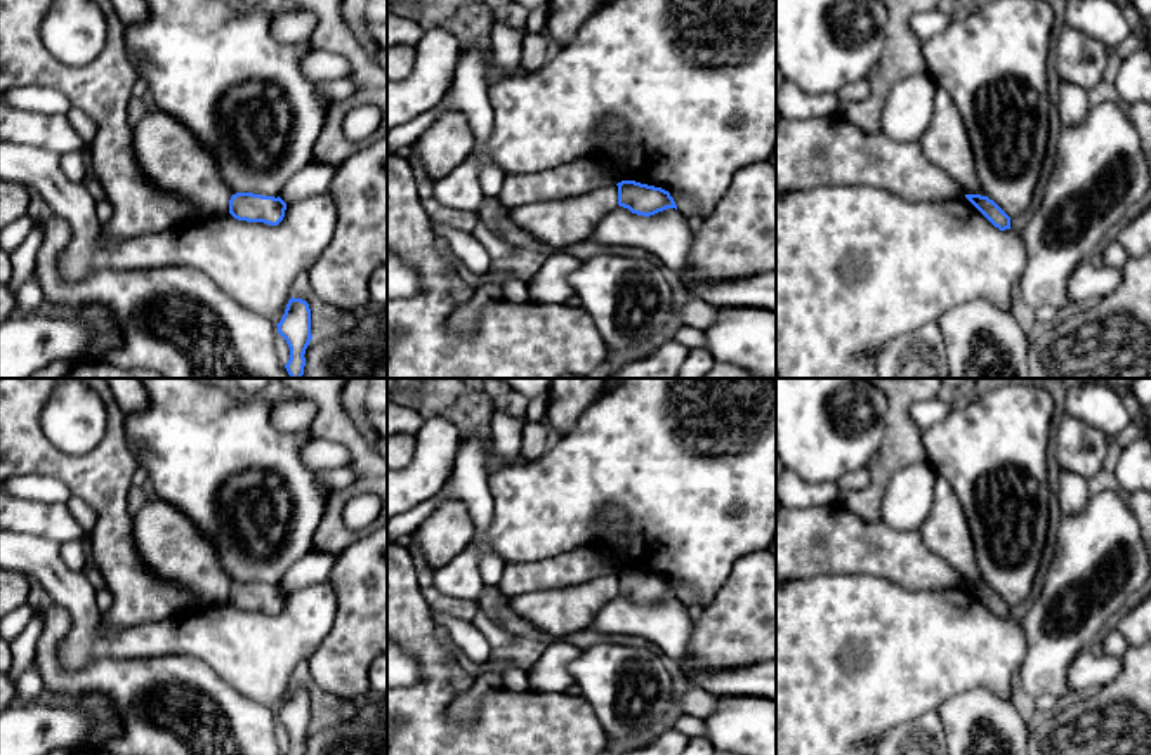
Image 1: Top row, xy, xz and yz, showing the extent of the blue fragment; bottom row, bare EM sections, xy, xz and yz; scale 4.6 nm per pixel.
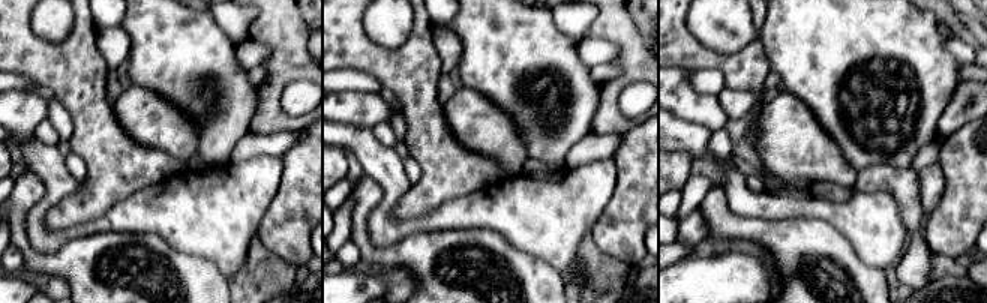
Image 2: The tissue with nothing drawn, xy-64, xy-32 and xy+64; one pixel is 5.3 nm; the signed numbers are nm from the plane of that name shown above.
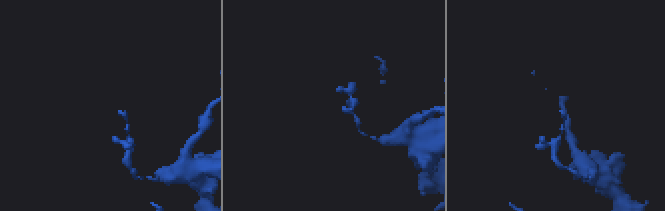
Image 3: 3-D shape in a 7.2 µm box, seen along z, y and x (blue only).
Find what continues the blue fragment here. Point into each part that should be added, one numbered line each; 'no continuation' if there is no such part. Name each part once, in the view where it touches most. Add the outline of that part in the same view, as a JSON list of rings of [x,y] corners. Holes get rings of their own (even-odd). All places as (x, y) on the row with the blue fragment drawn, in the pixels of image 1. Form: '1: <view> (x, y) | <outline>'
no continuation

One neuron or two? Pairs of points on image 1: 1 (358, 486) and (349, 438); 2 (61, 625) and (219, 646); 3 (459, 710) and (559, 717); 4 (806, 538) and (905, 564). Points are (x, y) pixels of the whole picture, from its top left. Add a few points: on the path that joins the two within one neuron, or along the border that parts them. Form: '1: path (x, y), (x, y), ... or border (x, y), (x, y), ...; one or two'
1: path (361, 474), (361, 450); one
2: border (56, 603), (70, 617), (59, 648), (63, 667); two
3: border (504, 688), (492, 689), (471, 721), (448, 715); two
4: path (830, 540), (849, 547), (874, 547), (881, 551); one

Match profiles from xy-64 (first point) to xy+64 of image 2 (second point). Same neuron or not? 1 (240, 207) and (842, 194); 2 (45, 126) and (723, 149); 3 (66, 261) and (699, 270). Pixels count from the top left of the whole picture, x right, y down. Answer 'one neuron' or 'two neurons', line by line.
1: two neurons
2: one neuron
3: two neurons

